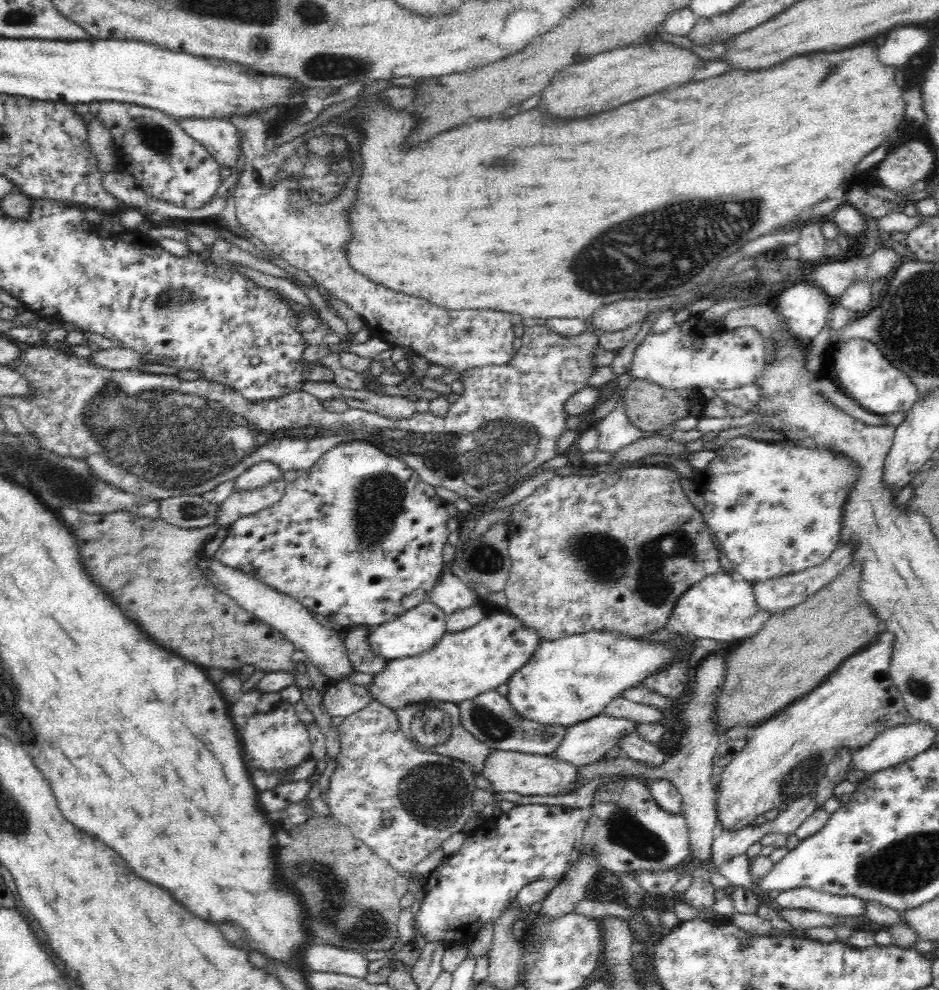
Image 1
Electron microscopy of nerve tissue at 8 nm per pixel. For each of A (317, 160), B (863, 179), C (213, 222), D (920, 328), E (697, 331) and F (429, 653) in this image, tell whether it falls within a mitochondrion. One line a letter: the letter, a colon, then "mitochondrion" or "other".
A: mitochondrion
B: other
C: other
D: mitochondrion
E: other
F: other

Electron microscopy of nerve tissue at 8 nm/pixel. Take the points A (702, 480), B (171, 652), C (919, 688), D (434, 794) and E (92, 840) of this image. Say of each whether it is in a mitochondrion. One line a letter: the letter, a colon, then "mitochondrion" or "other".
A: other
B: other
C: mitochondrion
D: mitochondrion
E: other

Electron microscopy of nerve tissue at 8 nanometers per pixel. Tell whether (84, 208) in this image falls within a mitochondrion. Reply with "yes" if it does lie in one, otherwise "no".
no

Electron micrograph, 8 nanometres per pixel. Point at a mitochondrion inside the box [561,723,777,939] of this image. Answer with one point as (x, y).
(621, 827)

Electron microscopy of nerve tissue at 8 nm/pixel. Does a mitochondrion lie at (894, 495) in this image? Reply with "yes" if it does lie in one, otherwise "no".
no

